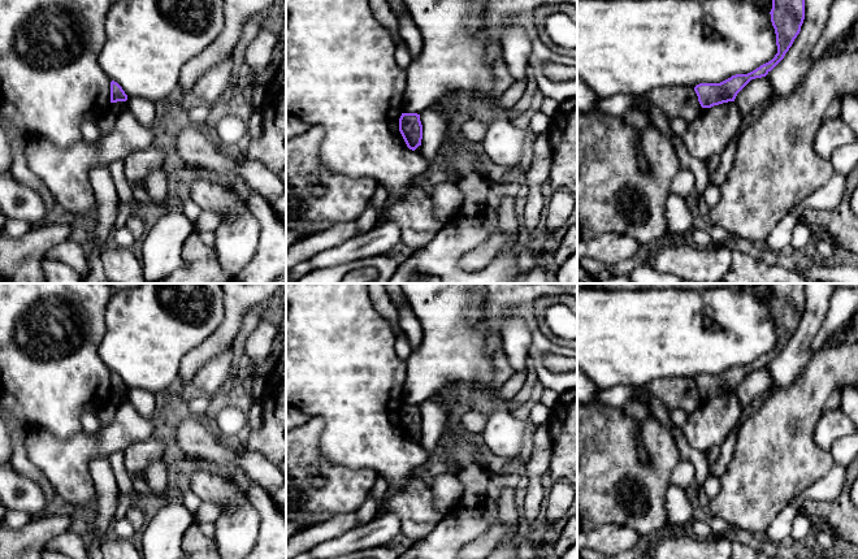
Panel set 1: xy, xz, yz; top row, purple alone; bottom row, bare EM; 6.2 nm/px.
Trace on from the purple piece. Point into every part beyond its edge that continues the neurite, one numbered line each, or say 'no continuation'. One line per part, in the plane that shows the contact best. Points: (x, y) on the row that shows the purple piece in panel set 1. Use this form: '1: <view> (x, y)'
no continuation

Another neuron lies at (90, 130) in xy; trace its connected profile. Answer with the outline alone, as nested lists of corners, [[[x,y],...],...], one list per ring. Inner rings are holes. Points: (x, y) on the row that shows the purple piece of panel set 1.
[[[87,118],[86,121],[82,122],[81,125],[81,133],[82,133],[82,140],[86,143],[94,143],[99,140],[100,136],[100,130],[95,120]]]

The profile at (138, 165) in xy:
[[[161,144],[151,150],[138,151],[124,160],[124,173],[127,182],[133,186],[138,179],[146,177],[150,172],[162,168],[165,151]]]

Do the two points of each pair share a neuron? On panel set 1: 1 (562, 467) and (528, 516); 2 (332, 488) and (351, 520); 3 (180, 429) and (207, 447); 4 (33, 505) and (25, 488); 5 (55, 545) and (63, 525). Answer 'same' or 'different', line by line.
1: different
2: different
3: same
4: same
5: different

